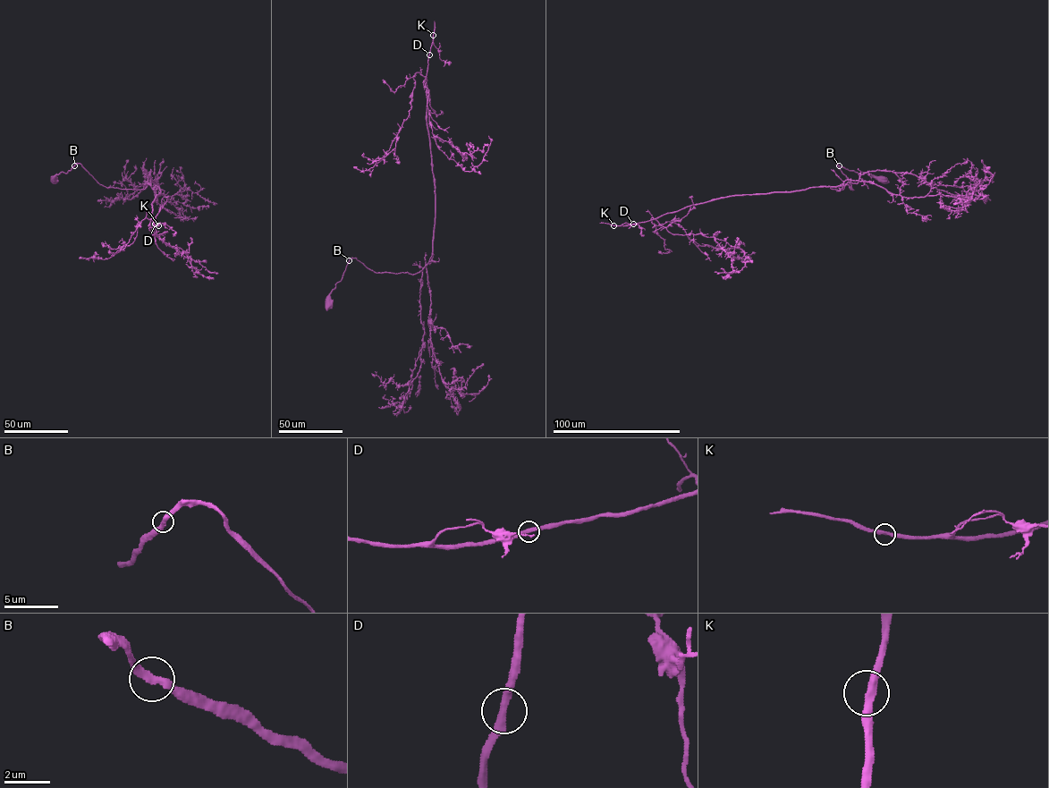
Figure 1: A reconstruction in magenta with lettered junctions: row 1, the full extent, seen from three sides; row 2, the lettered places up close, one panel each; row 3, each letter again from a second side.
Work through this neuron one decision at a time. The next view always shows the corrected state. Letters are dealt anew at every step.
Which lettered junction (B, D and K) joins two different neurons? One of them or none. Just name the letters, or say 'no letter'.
no letter

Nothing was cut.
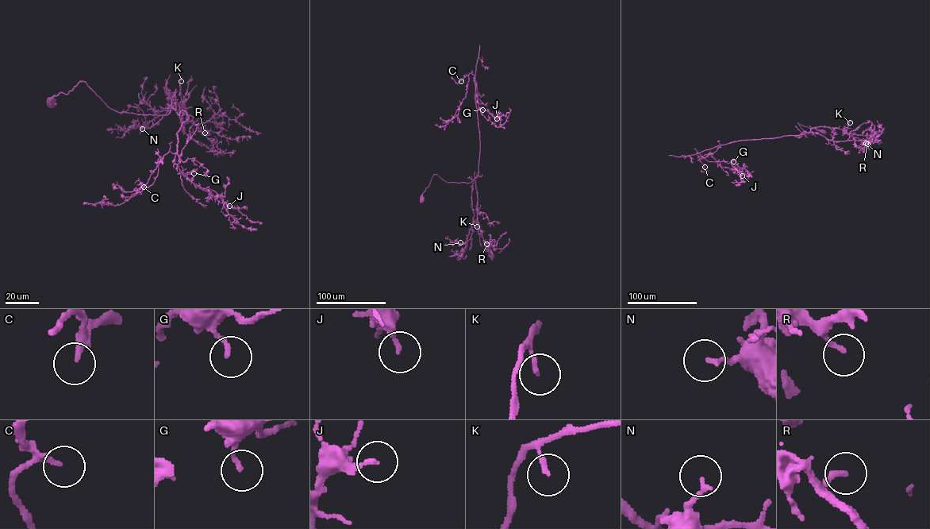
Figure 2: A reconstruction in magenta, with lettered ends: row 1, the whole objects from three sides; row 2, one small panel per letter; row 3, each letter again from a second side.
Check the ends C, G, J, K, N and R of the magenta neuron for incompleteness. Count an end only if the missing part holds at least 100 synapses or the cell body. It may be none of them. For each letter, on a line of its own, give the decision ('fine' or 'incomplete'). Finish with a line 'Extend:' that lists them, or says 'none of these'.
C: incomplete
G: fine
J: fine
K: fine
N: fine
R: fine
Extend: C

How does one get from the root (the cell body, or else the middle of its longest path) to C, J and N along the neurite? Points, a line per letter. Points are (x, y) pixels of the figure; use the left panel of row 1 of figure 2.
C: (51, 101), (84, 81), (119, 112), (185, 111), (177, 152), (164, 156), (144, 187)
J: (51, 101), (84, 81), (119, 112), (185, 111), (178, 174), (229, 206)
N: (51, 101), (84, 81), (111, 109), (159, 116), (172, 108), (169, 90), (174, 94), (171, 107), (142, 129)

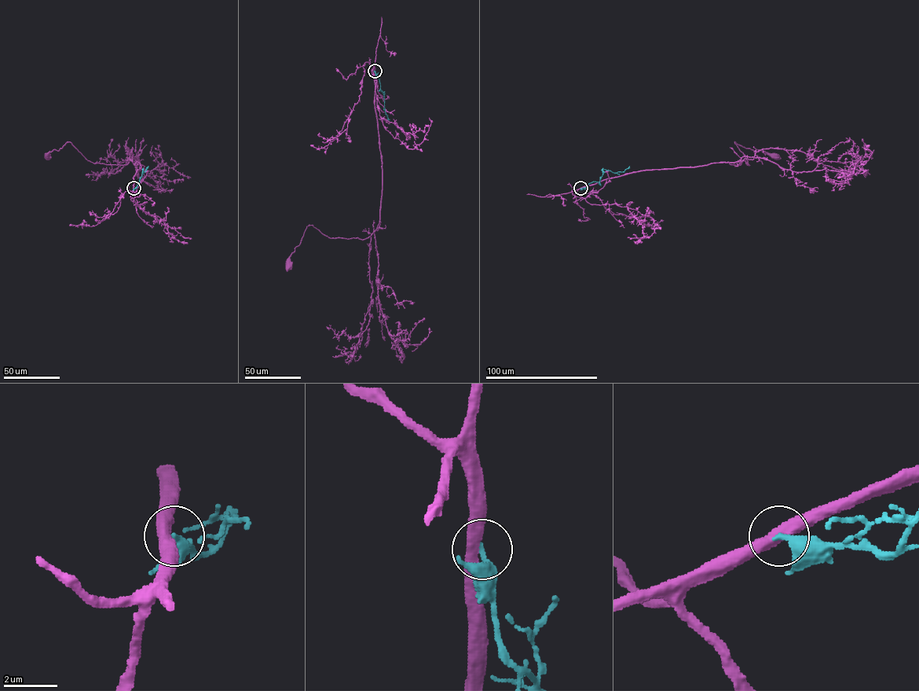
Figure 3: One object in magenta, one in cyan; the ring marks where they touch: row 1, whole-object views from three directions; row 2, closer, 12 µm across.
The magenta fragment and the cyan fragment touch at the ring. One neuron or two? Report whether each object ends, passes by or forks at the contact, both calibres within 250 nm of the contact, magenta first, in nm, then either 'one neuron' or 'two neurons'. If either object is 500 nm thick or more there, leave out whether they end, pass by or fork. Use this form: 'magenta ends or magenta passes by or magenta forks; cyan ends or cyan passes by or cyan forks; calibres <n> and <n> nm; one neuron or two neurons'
magenta passes by; cyan ends; calibres 440 and 320 nm; two neurons

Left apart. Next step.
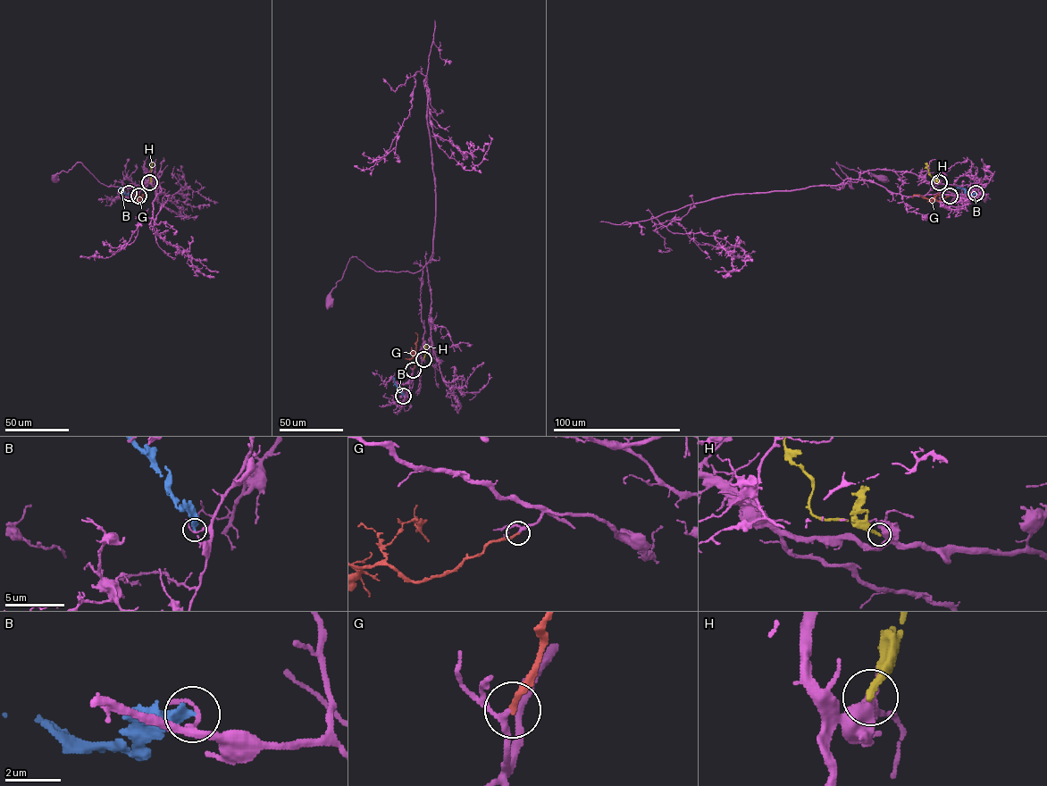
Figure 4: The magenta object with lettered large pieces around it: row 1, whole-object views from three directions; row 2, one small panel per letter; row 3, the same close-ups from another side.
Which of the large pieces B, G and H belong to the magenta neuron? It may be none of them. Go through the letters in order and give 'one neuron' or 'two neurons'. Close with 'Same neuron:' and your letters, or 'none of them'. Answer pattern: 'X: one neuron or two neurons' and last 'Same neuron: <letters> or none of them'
B: two neurons
G: one neuron
H: two neurons
Same neuron: G

